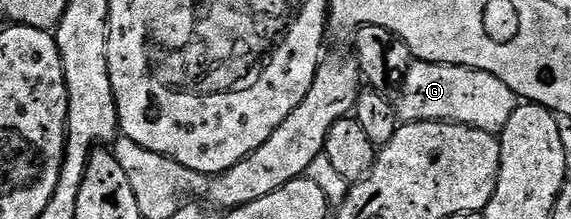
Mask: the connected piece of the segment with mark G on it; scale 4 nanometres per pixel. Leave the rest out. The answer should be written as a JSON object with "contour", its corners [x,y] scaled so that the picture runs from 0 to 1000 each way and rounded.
{"contour":[[[730,274],[715,315],[697,438],[701,461],[692,466],[694,530],[702,557],[793,553],[867,612],[883,589],[888,548],[911,475],[904,425],[879,361],[856,329],[807,297],[757,292]]]}

